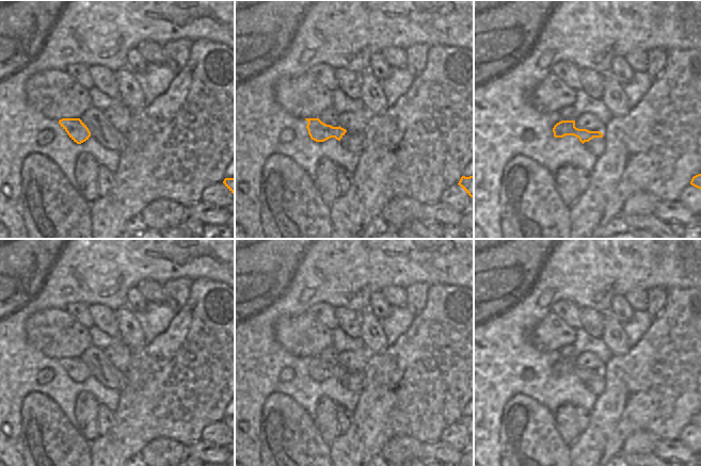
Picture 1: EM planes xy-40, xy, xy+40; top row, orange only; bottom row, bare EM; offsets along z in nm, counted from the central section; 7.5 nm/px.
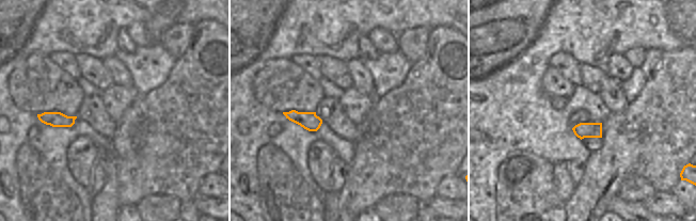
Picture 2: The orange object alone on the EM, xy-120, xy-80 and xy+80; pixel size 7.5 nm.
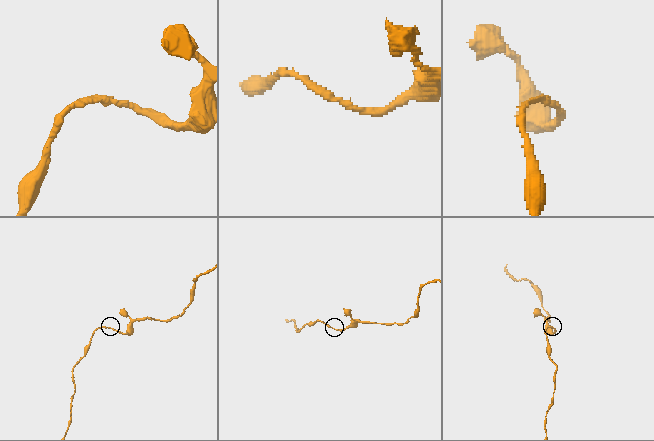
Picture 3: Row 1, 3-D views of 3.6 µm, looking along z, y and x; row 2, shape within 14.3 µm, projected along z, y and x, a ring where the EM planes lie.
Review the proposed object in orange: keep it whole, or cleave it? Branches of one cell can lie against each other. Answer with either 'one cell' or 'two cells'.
one cell

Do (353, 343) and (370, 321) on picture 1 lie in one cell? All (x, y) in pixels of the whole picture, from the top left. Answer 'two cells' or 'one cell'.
two cells

